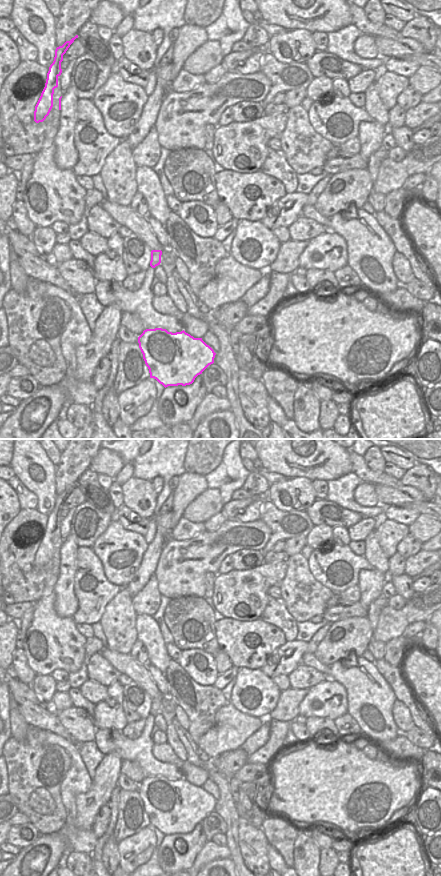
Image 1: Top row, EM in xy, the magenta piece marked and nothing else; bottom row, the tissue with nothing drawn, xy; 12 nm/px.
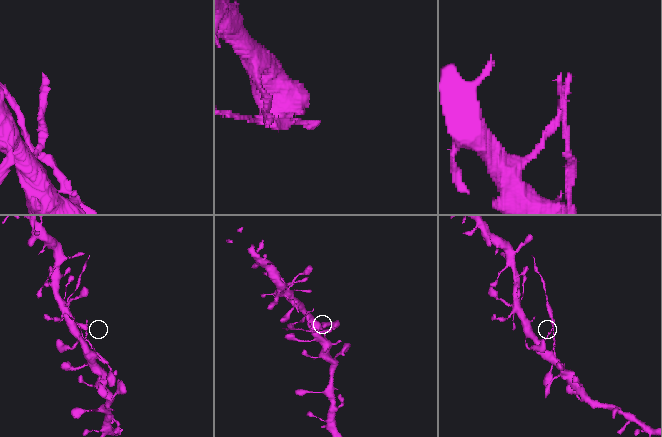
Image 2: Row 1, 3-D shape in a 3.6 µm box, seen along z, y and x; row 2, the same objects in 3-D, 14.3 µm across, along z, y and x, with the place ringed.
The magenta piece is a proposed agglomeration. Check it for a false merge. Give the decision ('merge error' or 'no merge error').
merge error

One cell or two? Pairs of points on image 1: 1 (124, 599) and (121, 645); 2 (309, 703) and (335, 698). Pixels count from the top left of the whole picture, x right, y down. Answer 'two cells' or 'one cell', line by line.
1: one cell
2: one cell

